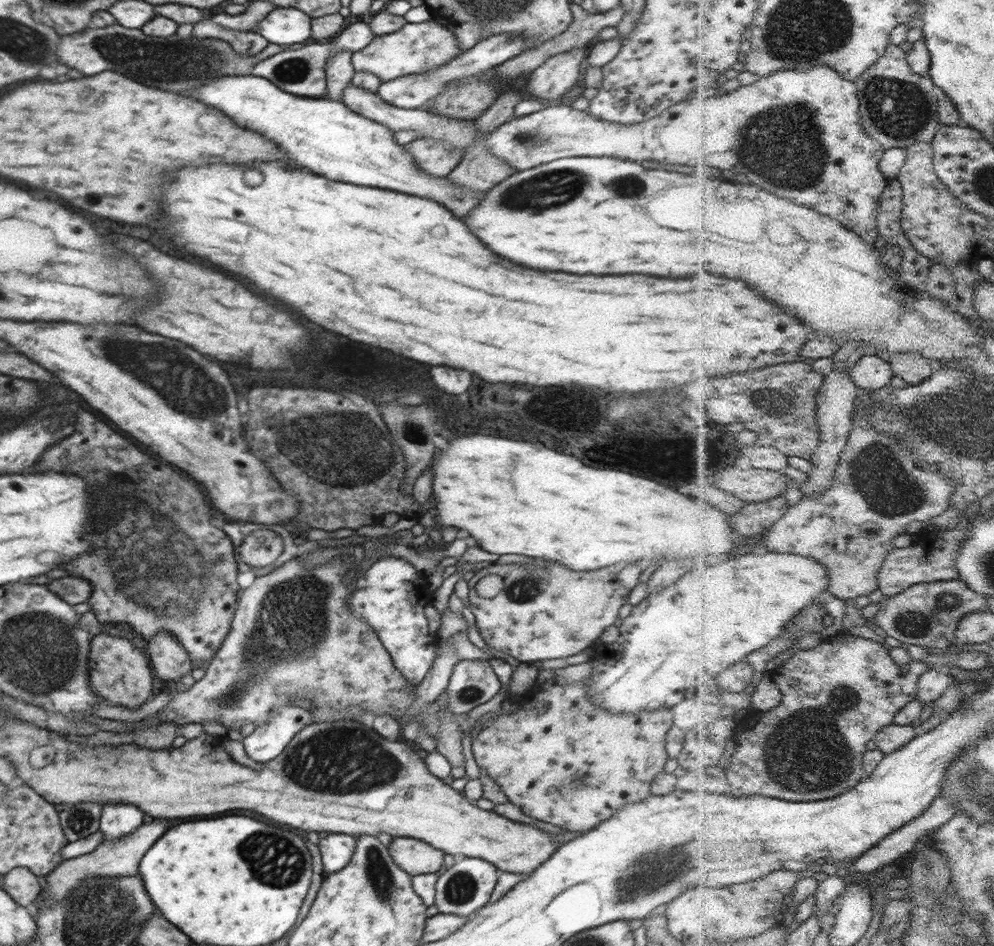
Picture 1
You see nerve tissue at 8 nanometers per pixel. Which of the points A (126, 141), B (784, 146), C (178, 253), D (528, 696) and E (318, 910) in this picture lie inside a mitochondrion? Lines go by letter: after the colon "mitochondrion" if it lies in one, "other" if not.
A: other
B: mitochondrion
C: other
D: other
E: other

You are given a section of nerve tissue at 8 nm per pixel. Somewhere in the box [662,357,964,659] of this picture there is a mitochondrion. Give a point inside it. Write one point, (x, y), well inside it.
(877, 472)

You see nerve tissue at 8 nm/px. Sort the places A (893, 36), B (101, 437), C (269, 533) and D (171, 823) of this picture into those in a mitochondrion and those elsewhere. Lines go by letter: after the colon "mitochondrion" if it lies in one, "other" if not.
A: other
B: other
C: other
D: other

